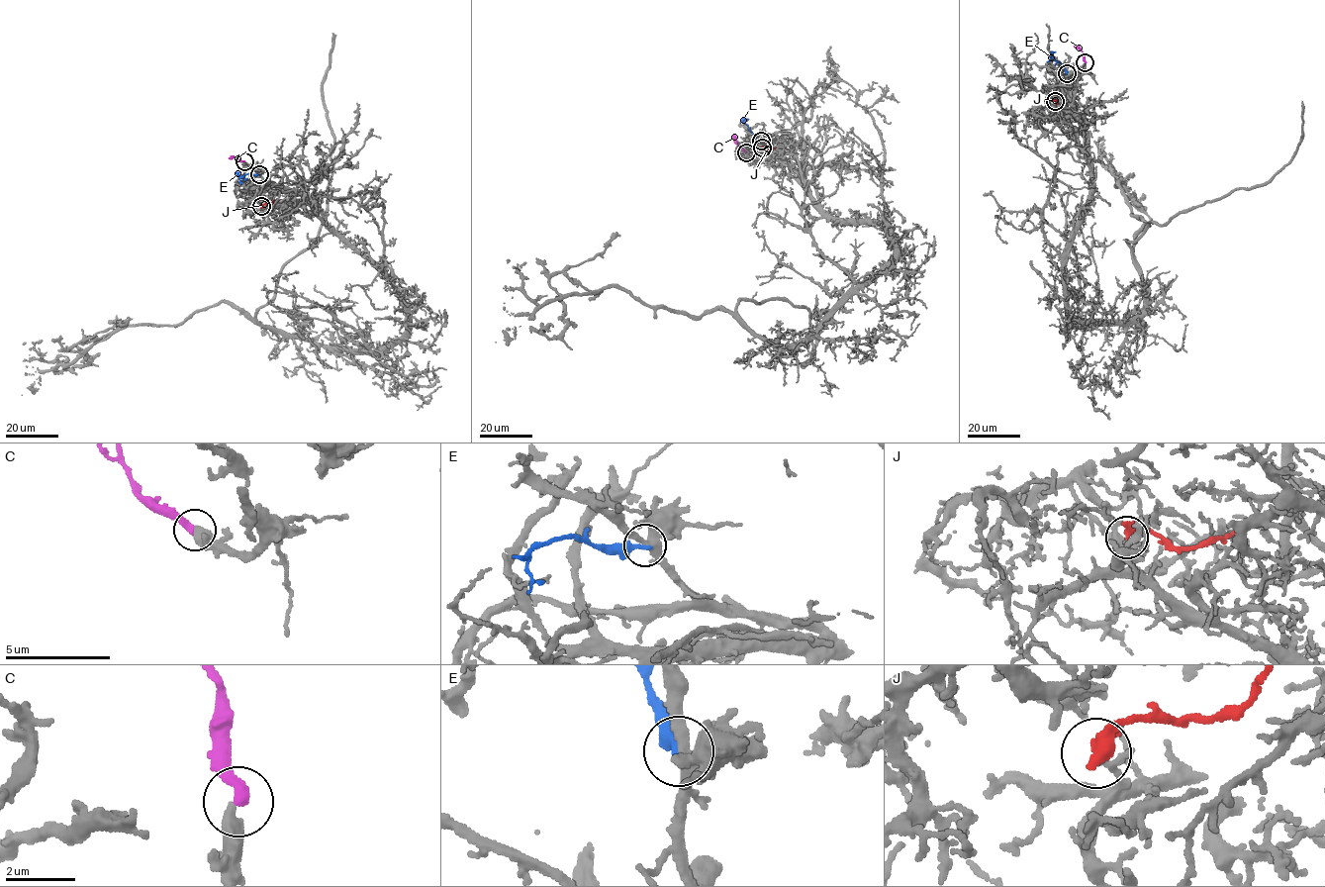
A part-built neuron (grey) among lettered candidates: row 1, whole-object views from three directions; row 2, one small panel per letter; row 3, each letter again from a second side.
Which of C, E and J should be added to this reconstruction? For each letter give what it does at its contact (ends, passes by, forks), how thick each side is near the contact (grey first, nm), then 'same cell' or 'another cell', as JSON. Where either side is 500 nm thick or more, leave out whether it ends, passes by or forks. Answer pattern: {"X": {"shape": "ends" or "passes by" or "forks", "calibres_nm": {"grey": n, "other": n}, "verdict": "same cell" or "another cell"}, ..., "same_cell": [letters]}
{"C": {"shape": "ends", "calibres_nm": {"grey": 440, "other": 360}, "verdict": "same cell"}, "E": {"shape": "ends", "calibres_nm": {"grey": 360, "other": 280}, "verdict": "another cell"}, "J": {"shape": "ends", "calibres_nm": {"grey": 200, "other": 480}, "verdict": "another cell"}, "same_cell": ["C"]}

